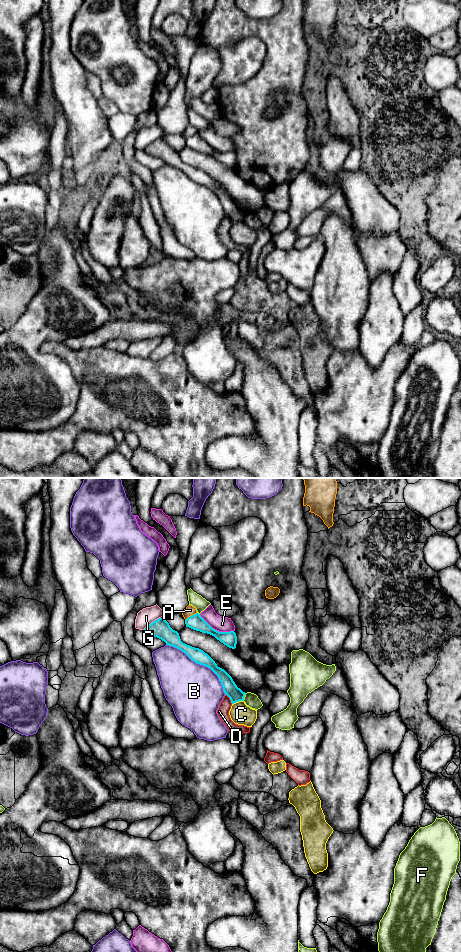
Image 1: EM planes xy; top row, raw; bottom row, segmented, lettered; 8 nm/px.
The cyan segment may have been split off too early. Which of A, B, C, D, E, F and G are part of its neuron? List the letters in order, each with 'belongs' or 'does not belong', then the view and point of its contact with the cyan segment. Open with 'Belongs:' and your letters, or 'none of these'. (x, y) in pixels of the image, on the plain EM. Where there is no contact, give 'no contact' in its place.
Belongs: none of these
A: does not belong; contact xy (190, 136)
B: does not belong; contact xy (201, 184)
C: does not belong; contact xy (237, 221)
D: does not belong; contact xy (230, 219)
E: does not belong; contact xy (216, 150)
F: does not belong; contact xy (244, 216)
G: does not belong; contact xy (152, 142)

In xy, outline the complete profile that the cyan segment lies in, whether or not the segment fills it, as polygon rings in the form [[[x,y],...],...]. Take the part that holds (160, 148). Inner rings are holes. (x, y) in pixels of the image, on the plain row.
[[[164,138],[155,140],[144,151],[161,159],[166,165],[181,170],[195,183],[210,188],[218,196],[223,211],[230,218],[232,224],[244,220],[246,213],[237,207],[232,197],[224,189],[218,187],[215,181],[203,170],[183,163],[179,153],[173,150]]]

